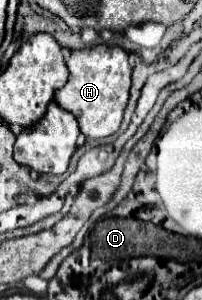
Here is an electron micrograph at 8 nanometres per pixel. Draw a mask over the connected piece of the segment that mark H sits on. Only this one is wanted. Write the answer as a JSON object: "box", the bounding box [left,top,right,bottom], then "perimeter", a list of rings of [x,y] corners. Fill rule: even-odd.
{"box":[54,46,132,140],"perimeter":[[[108,46],[74,50],[72,56],[68,58],[68,70],[70,70],[70,78],[56,92],[54,96],[56,104],[76,116],[80,124],[80,132],[88,140],[114,134],[120,128],[124,108],[128,102],[130,74],[132,74],[128,54],[122,48],[108,48]]]}

